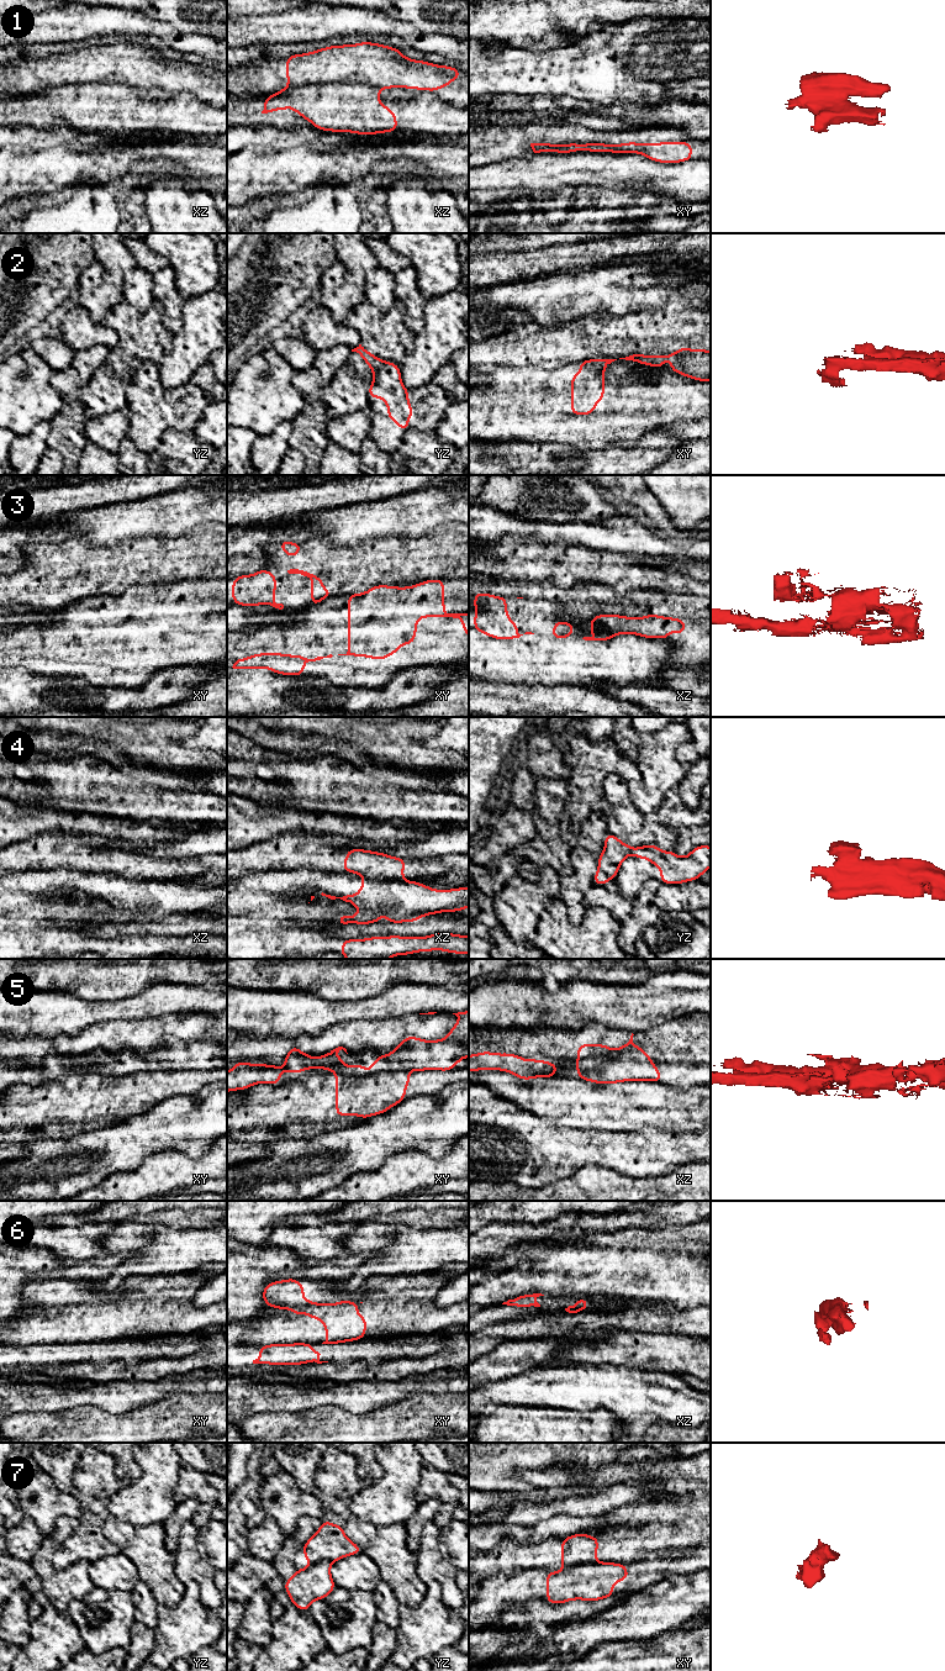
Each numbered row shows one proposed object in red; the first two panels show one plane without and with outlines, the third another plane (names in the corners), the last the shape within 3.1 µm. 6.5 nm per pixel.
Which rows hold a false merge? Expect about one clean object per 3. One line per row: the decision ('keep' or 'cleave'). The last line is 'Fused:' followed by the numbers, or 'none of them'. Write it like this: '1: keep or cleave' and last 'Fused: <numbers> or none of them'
1: cleave
2: cleave
3: cleave
4: cleave
5: cleave
6: cleave
7: cleave
Fused: 1, 2, 3, 4, 5, 6, 7

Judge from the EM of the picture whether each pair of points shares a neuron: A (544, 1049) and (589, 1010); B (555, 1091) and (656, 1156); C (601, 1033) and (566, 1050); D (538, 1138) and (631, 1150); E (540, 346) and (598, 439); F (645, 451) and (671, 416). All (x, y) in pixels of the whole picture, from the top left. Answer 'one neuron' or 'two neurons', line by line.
A: two neurons
B: two neurons
C: one neuron
D: one neuron
E: two neurons
F: two neurons

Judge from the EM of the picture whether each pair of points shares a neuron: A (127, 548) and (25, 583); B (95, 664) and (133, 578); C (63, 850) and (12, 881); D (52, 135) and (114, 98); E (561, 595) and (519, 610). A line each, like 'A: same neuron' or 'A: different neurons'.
A: same neuron
B: different neurons
C: different neurons
D: different neurons
E: same neuron

